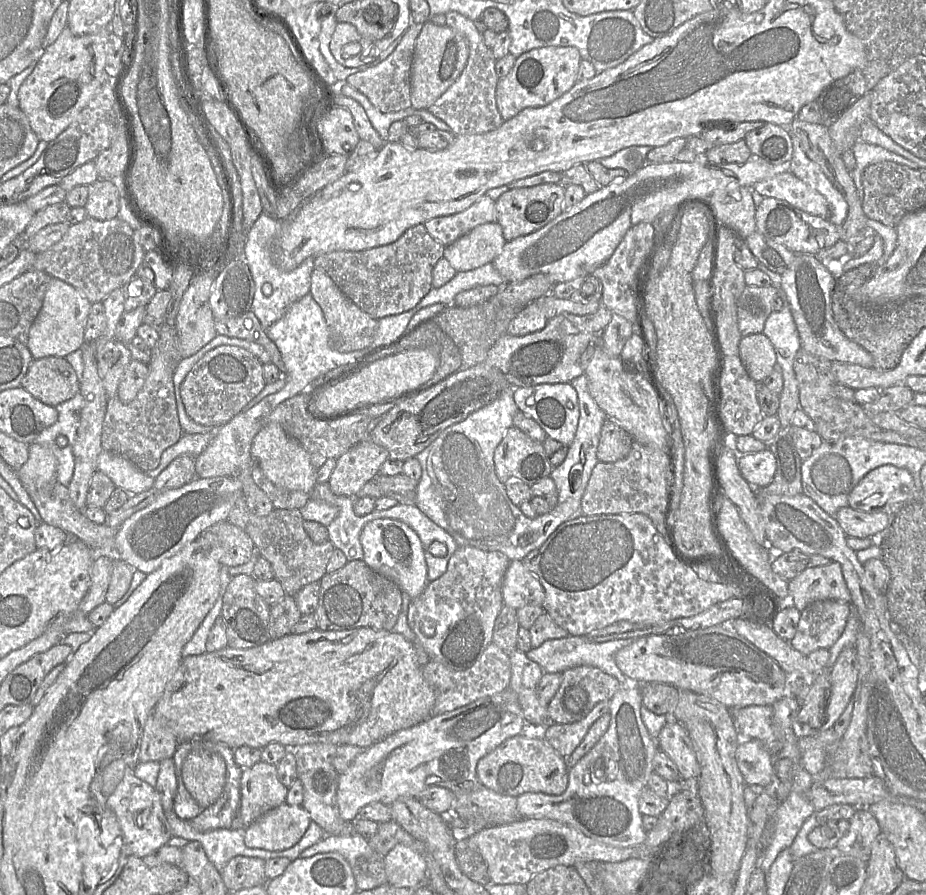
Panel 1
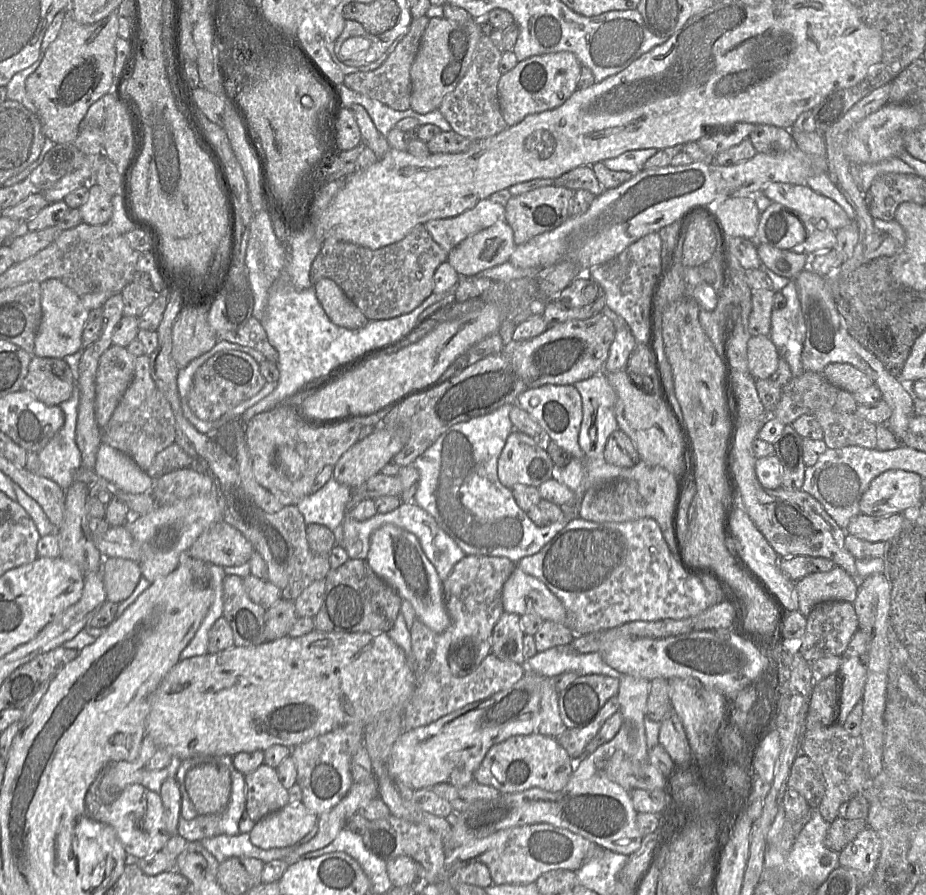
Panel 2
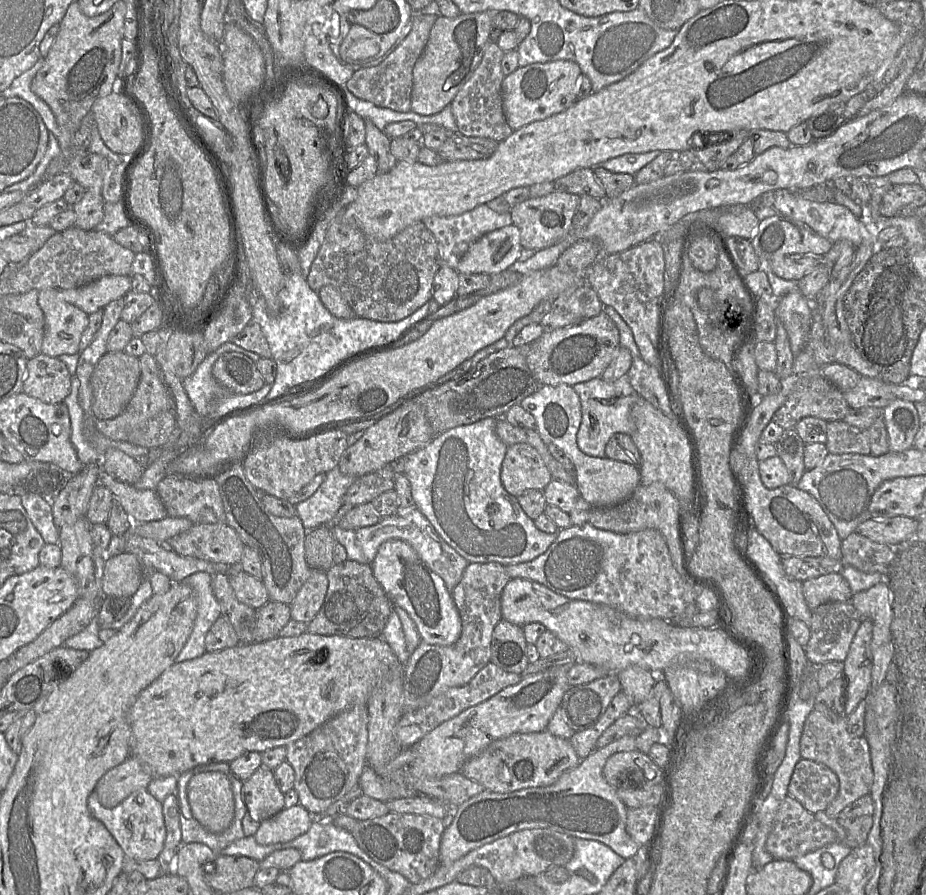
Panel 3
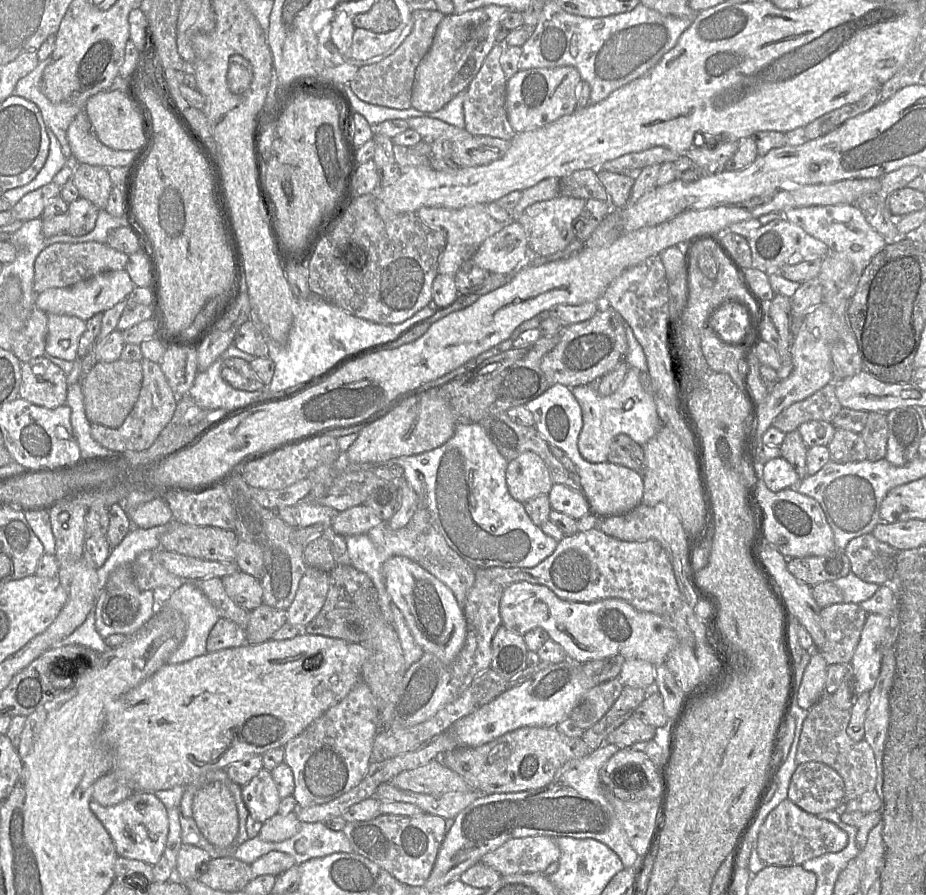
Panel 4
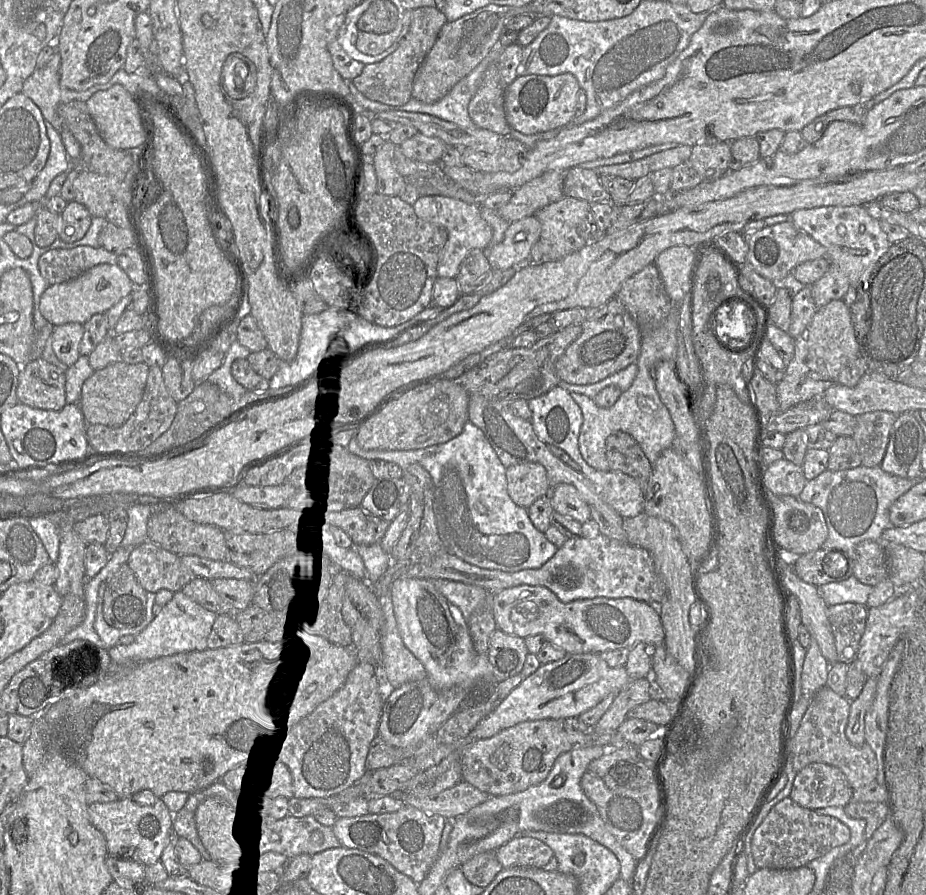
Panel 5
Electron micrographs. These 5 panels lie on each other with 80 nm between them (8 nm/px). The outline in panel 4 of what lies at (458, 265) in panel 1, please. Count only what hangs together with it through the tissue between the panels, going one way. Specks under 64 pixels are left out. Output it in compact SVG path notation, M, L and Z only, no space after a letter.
M515 221L487 238L471 259L490 273L507 273L519 268L528 248L524 228Z

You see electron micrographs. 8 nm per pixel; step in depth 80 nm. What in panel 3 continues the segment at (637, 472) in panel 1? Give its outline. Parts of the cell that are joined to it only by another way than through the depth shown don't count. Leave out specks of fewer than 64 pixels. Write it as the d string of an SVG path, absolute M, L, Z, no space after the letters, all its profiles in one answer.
M661 483L640 484L633 494L620 504L589 509L588 523L594 527L620 534L655 529L664 537L675 569L685 578L684 551L681 535L683 518L680 504L674 494Z

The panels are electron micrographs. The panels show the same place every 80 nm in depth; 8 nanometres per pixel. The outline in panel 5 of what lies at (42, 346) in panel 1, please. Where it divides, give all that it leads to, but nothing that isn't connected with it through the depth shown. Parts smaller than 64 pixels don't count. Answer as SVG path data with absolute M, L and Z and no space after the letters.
M77 322L58 325L53 328L51 334L53 352L68 367L73 365L80 356L79 345L83 333L83 324Z

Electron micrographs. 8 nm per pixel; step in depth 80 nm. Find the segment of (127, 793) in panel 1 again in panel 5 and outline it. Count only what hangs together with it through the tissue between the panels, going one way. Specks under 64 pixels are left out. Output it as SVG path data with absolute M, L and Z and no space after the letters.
M132 797L118 798L112 802L94 802L89 804L89 817L105 836L108 856L126 854L146 866L152 866L160 860L173 833L174 814L160 797L153 804L139 804Z

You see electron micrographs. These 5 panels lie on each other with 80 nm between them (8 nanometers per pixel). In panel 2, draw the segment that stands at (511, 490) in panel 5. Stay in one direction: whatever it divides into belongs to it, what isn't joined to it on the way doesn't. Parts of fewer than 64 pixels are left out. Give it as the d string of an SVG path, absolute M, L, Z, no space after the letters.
M514 430L508 436L506 444L499 456L497 473L500 483L509 489L516 484L538 488L542 483L550 480L557 473L557 468L552 458L542 447L542 442Z

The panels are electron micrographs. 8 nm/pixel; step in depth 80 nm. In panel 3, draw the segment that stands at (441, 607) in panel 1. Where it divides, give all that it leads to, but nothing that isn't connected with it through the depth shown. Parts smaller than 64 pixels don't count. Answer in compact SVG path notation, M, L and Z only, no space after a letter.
M469 563L460 582L451 591L459 612L462 631L452 645L421 642L404 667L403 714L425 707L433 698L452 687L467 684L491 659L491 641L495 626L502 619L501 595L510 577L500 563Z

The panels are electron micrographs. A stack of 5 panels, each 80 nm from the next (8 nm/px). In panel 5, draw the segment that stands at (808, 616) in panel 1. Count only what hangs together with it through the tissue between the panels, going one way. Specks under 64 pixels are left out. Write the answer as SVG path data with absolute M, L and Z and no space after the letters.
M856 603L829 606L827 615L835 638L837 662L850 665L857 658L868 608Z

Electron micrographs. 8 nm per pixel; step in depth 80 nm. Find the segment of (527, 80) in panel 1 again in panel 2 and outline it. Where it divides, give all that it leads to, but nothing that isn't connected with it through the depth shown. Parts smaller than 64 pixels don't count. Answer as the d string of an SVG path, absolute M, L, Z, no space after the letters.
M572 52L531 56L509 72L502 74L498 83L500 110L508 127L515 126L525 117L562 106L578 89L582 64Z

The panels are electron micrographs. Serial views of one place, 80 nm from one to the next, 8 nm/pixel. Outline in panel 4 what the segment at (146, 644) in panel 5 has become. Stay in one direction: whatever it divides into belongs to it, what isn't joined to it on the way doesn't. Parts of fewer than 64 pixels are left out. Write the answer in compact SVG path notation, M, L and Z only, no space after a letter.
M186 581L173 591L166 603L158 606L175 609L186 623L185 637L167 663L183 663L207 653L208 635L220 616L196 582Z

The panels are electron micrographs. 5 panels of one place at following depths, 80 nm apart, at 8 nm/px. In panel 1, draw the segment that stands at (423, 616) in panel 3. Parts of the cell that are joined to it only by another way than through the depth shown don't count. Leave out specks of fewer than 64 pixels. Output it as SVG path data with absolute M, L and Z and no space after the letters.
M382 518L367 523L360 542L364 551L364 562L374 571L389 578L411 599L420 596L427 585L427 564L424 549L417 533L402 521Z

